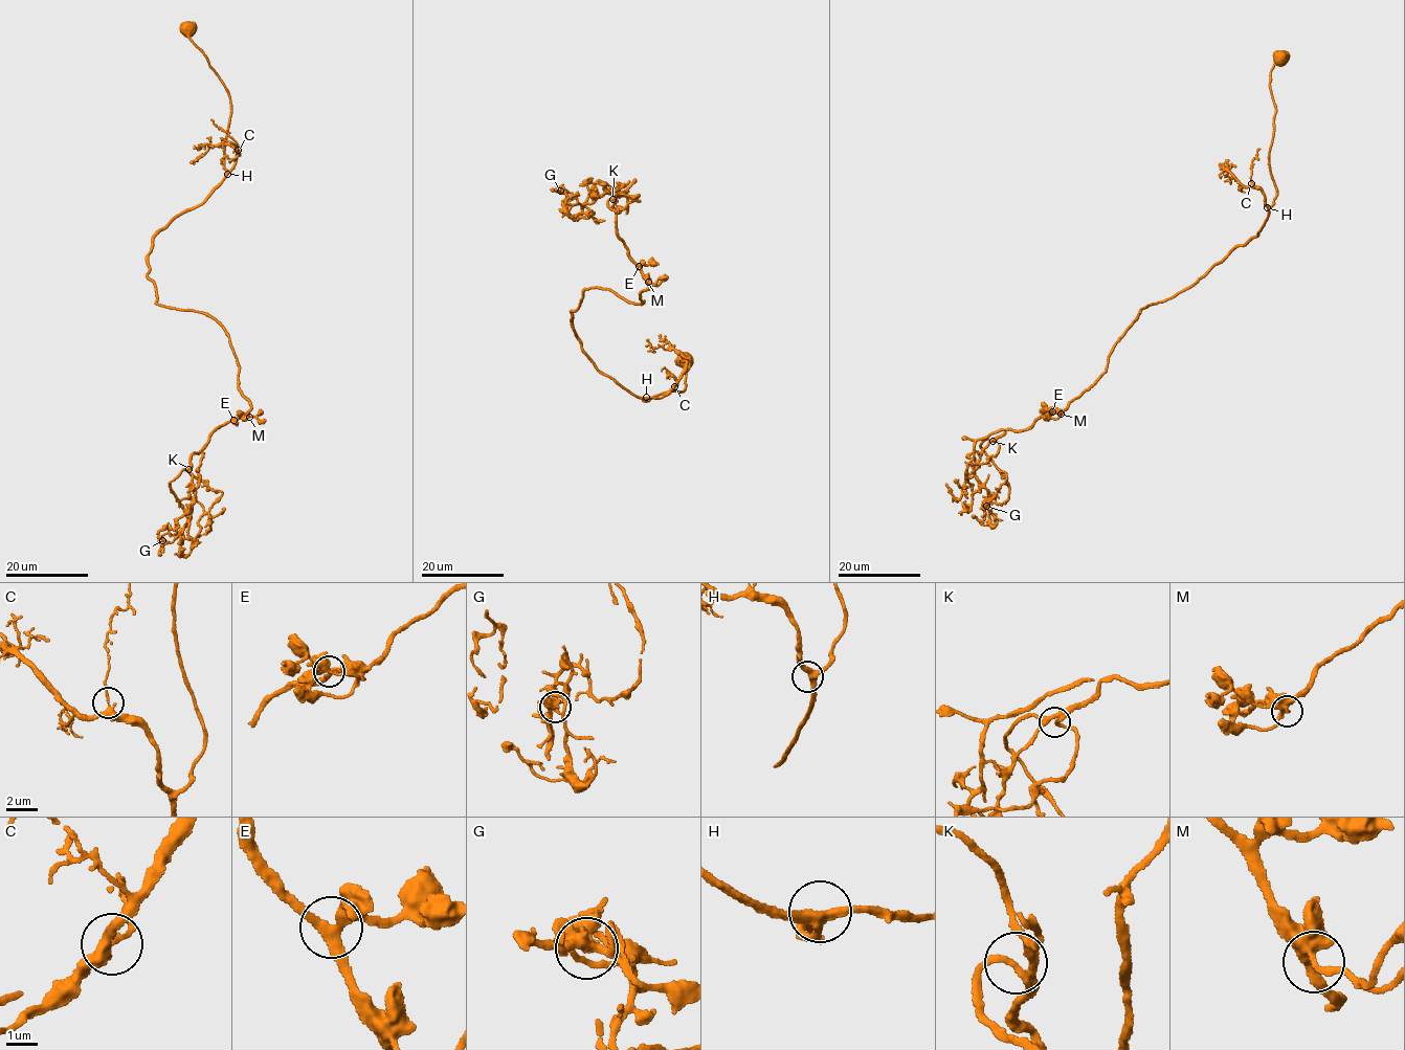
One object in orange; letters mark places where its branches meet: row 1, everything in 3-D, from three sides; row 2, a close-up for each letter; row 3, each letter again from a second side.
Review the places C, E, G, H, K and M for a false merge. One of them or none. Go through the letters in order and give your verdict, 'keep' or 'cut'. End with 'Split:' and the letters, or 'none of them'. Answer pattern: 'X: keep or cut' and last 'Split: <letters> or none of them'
C: keep
E: keep
G: cut
H: keep
K: keep
M: keep
Split: G

